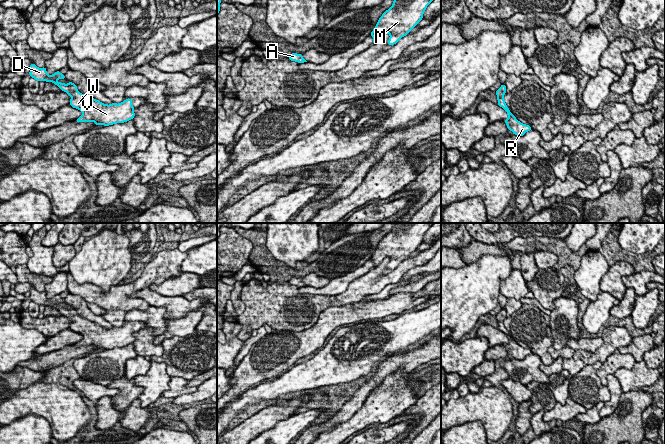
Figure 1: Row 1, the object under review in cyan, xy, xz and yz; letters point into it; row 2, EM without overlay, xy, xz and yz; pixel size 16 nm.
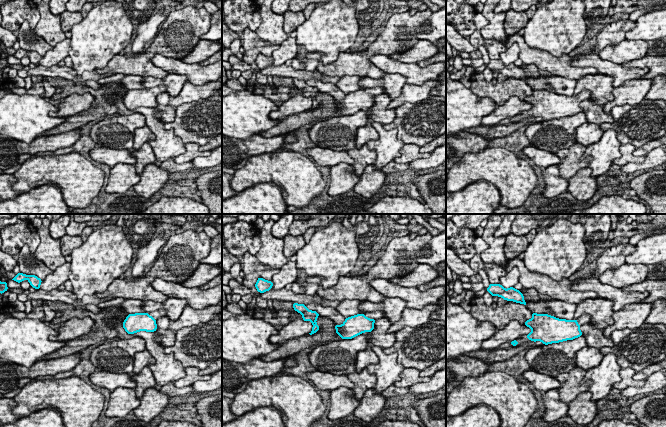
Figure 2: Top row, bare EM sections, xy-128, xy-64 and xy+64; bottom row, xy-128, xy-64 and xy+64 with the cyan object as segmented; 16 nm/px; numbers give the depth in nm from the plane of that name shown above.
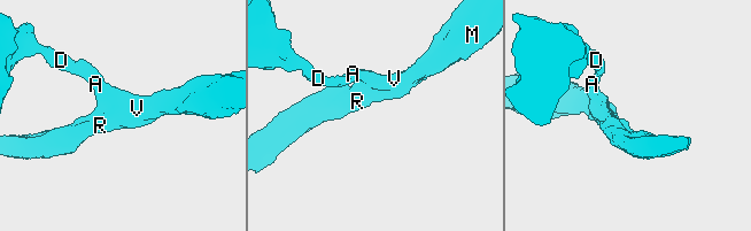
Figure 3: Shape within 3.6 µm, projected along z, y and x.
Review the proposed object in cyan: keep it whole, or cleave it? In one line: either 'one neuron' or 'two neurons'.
one neuron

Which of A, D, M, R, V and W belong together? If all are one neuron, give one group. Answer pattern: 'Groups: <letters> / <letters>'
Groups: A D M R V W

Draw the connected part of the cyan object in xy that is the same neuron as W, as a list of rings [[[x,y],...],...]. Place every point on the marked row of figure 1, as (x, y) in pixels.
[[[31,63],[30,72],[28,74],[39,82],[52,82],[62,91],[70,95],[72,97],[70,99],[70,105],[83,112],[82,116],[76,120],[78,123],[93,121],[95,125],[101,124],[109,126],[116,123],[127,122],[135,117],[135,108],[132,106],[131,98],[128,98],[119,104],[112,103],[107,105],[99,100],[80,93],[77,90],[77,86],[70,81],[68,81],[68,84],[57,82],[57,79],[66,79],[65,75],[61,74],[60,71],[49,76],[46,72],[46,67],[38,68],[35,64]]]

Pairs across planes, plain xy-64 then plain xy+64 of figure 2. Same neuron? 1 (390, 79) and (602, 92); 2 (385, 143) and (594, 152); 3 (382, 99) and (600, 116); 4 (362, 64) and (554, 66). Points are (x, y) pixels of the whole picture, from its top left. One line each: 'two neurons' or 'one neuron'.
1: one neuron
2: one neuron
3: one neuron
4: one neuron

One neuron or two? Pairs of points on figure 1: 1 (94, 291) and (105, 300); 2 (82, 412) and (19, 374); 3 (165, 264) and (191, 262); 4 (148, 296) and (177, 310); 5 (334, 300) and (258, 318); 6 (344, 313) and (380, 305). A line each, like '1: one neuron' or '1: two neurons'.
1: one neuron
2: two neurons
3: two neurons
4: one neuron
5: one neuron
6: one neuron

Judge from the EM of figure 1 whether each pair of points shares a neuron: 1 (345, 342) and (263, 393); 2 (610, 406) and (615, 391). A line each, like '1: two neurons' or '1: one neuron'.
1: one neuron
2: one neuron

